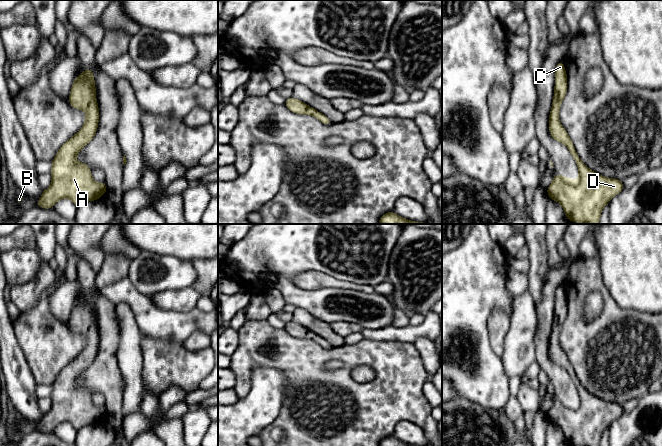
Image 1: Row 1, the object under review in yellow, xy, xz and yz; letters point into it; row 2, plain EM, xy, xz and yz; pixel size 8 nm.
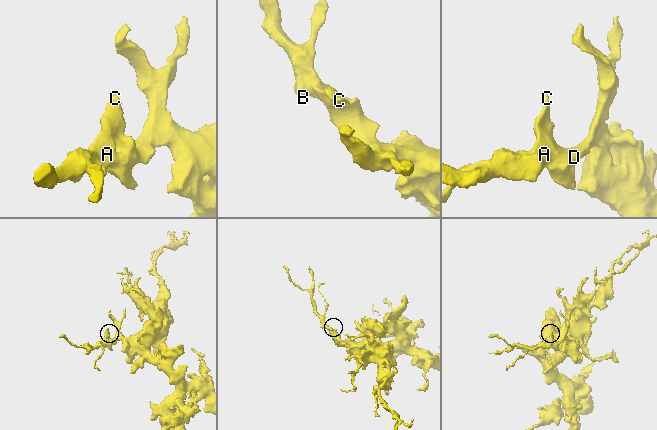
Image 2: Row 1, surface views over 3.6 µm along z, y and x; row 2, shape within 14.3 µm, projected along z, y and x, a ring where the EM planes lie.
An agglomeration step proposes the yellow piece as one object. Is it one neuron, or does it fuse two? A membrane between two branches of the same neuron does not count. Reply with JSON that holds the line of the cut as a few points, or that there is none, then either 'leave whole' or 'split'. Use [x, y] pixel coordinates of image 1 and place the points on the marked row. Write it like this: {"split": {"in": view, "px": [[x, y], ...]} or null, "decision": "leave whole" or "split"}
{"split": null, "decision": "leave whole"}

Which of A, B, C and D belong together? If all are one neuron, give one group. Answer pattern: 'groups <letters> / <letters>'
groups A B C D

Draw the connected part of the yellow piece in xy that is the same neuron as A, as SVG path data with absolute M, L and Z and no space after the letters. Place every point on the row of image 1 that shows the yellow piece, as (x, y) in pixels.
M87 68L74 80L68 100L73 108L86 113L86 120L51 161L50 187L43 190L36 203L44 209L53 208L59 200L65 198L78 207L84 202L98 200L107 191L106 183L94 181L88 165L76 161L78 153L94 138L98 129L99 108L91 68Z

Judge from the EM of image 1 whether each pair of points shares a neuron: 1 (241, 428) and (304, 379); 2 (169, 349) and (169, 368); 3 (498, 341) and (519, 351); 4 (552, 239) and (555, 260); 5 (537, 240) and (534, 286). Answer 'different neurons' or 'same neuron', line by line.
1: different neurons
2: same neuron
3: different neurons
4: same neuron
5: same neuron

